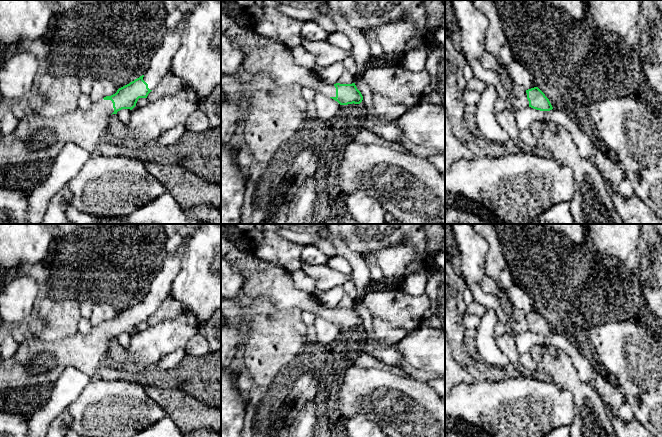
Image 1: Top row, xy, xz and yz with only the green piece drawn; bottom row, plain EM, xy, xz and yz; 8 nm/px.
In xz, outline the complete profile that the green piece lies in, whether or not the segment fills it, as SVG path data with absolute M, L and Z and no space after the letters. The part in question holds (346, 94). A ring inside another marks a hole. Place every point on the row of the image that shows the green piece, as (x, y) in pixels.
M221 10L221 33L244 51L241 67L253 75L266 72L278 84L311 87L340 105L360 104L363 100L355 83L329 85L319 80L315 70L298 65L289 47L238 25Z

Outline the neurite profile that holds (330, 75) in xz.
M335 62L332 65L324 67L321 71L317 72L317 75L321 82L334 85L338 82L344 71L345 67L343 62Z

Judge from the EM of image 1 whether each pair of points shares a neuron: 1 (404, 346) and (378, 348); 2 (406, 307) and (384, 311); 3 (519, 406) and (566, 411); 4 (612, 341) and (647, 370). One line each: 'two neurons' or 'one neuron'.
1: two neurons
2: one neuron
3: one neuron
4: one neuron

